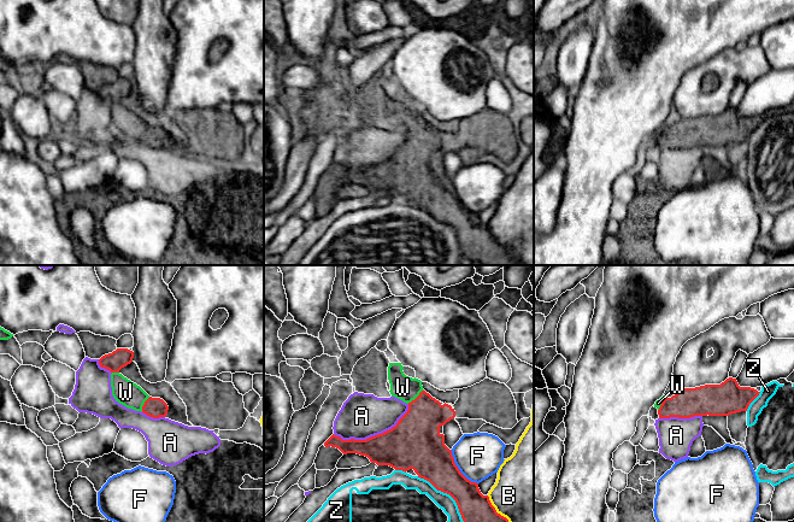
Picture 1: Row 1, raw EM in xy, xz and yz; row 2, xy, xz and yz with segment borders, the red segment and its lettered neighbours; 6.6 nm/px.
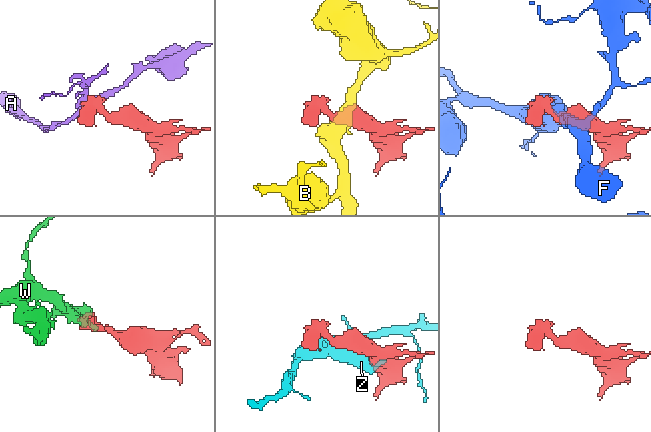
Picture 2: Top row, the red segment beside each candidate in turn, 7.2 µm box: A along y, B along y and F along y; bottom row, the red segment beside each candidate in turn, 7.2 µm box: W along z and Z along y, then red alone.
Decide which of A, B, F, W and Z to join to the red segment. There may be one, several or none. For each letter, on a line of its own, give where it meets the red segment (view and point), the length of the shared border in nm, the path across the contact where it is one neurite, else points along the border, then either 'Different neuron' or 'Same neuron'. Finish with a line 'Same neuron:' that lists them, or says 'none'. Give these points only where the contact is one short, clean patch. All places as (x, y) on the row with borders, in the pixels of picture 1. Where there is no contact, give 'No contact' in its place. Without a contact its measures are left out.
A: Touches red at xz (375, 435). Shared border 550 nm. Different neuron
B: Touches red at xz (495, 510). Shared border 220 nm. Different neuron
F: Touches red at xz (458, 469). Shared border 300 nm. Boundary: xz (450, 450), (457, 468), (468, 479), (477, 484). Different neuron
W: Touches red at xz (416, 398). Shared border 140 nm. Path across: xz (416, 435), (416, 398), (403, 387). Same neuron
Z: Touches red at xz (446, 492). Shared border 440 nm. Different neuron
Same neuron: W

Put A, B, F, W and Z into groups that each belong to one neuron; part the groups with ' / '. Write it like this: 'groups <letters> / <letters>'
groups A / B / F / W / Z

